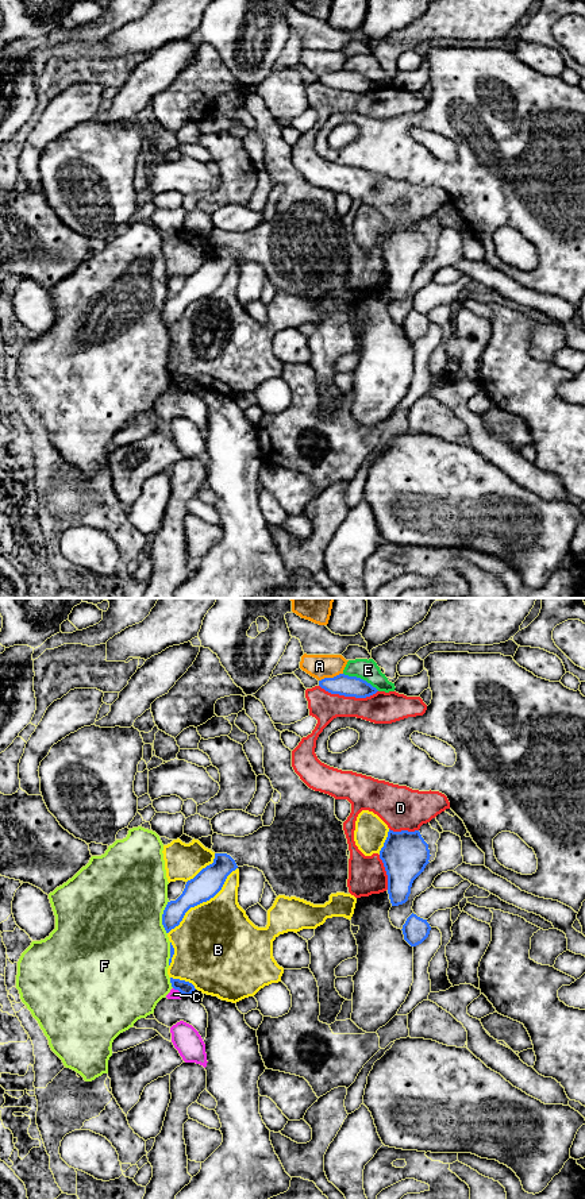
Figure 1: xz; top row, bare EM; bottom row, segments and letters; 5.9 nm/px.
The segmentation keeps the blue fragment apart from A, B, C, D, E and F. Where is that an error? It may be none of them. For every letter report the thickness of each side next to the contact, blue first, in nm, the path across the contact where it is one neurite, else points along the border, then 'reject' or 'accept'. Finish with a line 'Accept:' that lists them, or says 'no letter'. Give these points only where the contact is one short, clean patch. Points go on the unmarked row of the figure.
A: 130 nm thick on the blue side, 140 nm on the other; reject
B: 170 nm thick on the blue side, 460 nm on the other; reject
C: 80 nm thick on the blue side, 60 nm on the other; border along xz (173, 382), (184, 390); reject
D: 130 nm thick on the blue side, 190 nm on the other; reject
E: 130 nm thick on the blue side, 130 nm on the other; reject
F: 140 nm thick on the blue side, 500 nm on the other; reject
Accept: no letter

